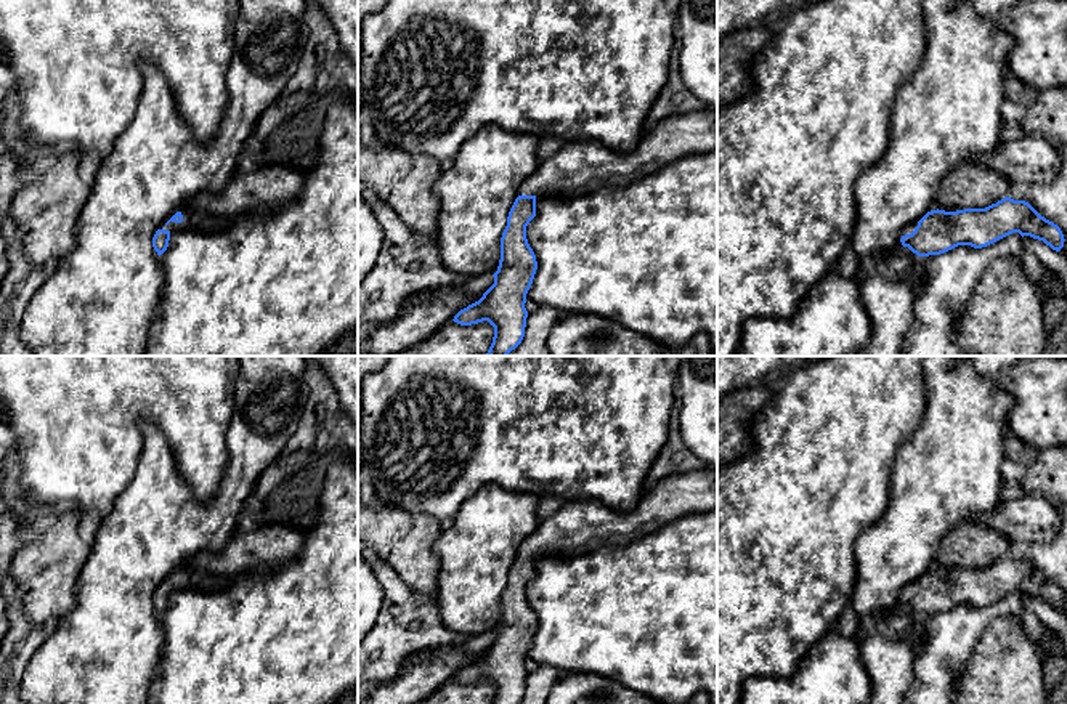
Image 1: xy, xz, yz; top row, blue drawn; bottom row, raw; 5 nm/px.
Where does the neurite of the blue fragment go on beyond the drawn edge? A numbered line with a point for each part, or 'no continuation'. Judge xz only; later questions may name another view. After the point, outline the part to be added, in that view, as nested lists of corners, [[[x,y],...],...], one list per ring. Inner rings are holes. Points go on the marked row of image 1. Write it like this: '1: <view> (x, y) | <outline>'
1: xz (580, 165) | [[[717,109],[666,119],[645,131],[637,148],[626,154],[615,152],[598,141],[568,141],[554,157],[541,162],[520,189],[523,196],[541,196],[568,189],[581,194],[598,186],[624,186],[680,157],[708,151],[717,151]]]

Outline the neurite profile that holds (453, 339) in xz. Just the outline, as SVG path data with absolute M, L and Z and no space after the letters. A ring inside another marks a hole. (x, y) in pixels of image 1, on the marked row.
M449 321L425 342L395 356L485 356L493 337L494 327L488 321L472 326Z

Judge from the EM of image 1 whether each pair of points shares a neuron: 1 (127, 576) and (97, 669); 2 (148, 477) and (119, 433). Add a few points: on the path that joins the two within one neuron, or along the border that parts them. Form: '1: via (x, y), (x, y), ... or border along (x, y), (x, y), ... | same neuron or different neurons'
1: via (114, 598), (109, 647) | same neuron
2: border along (141, 424), (141, 454), (133, 478), (119, 493) | different neurons

